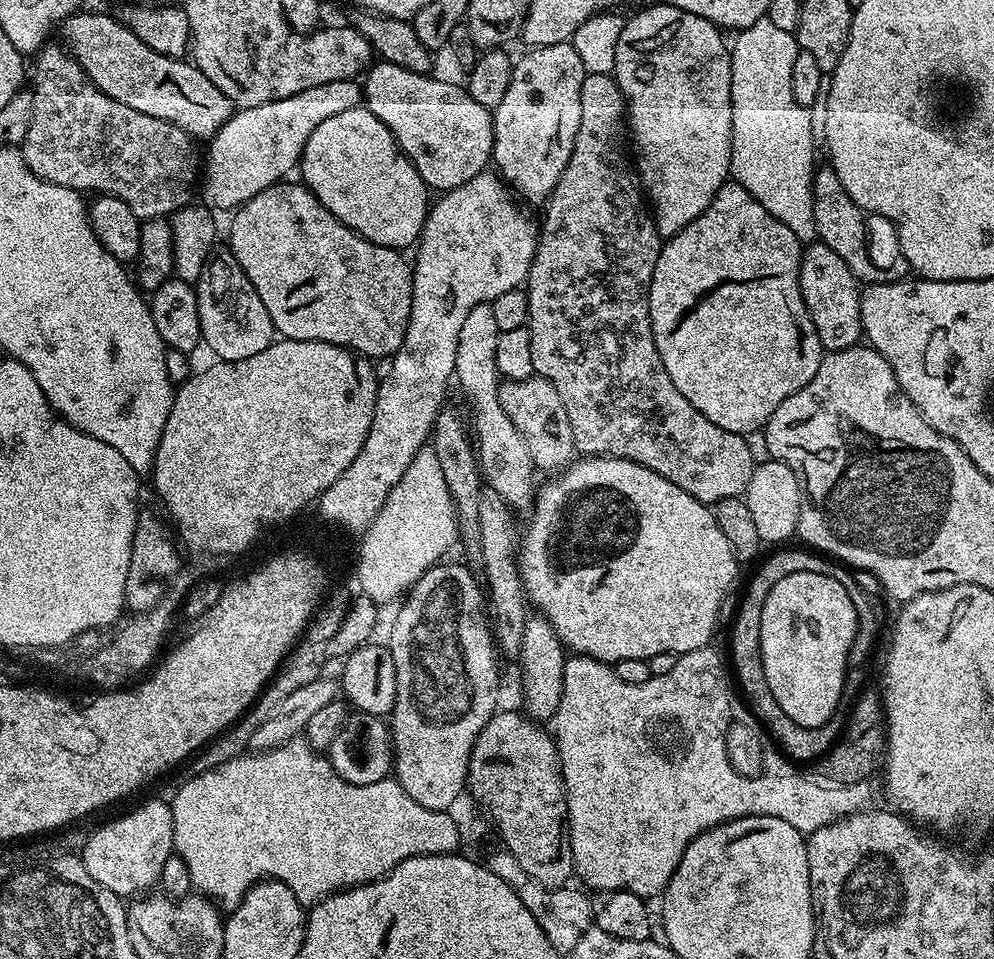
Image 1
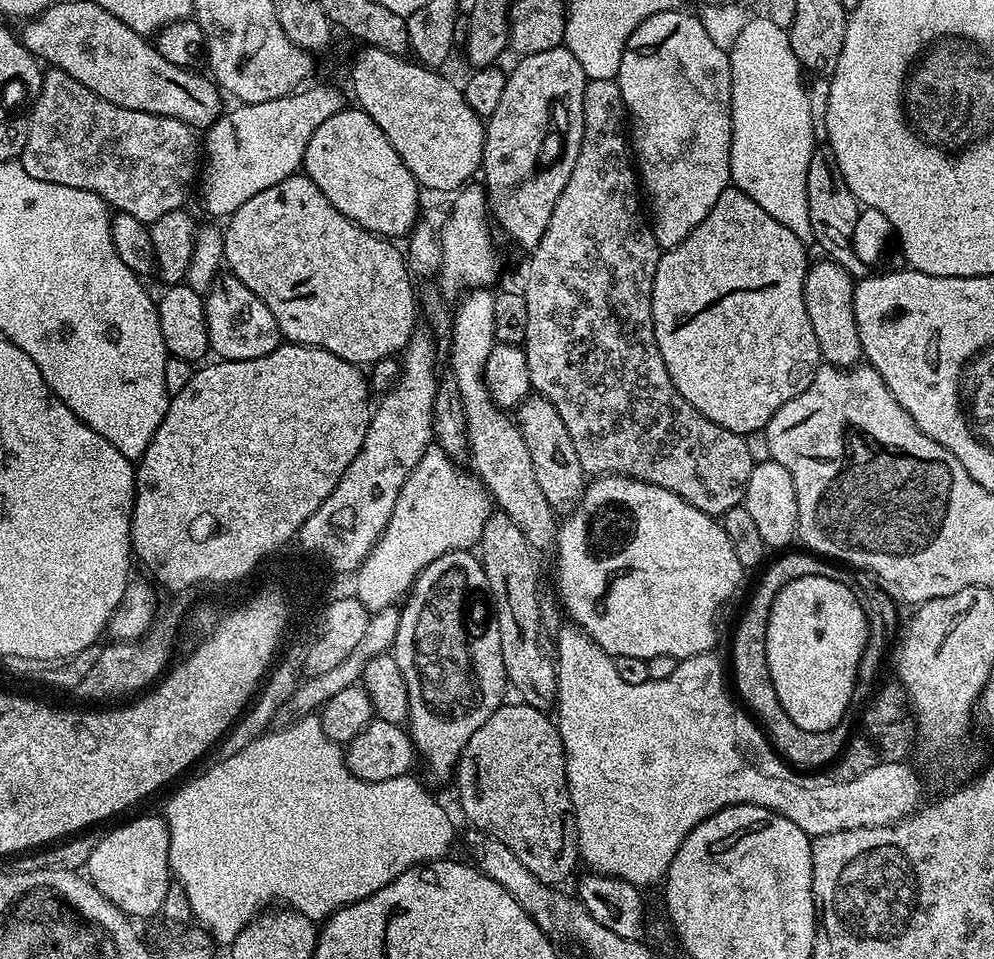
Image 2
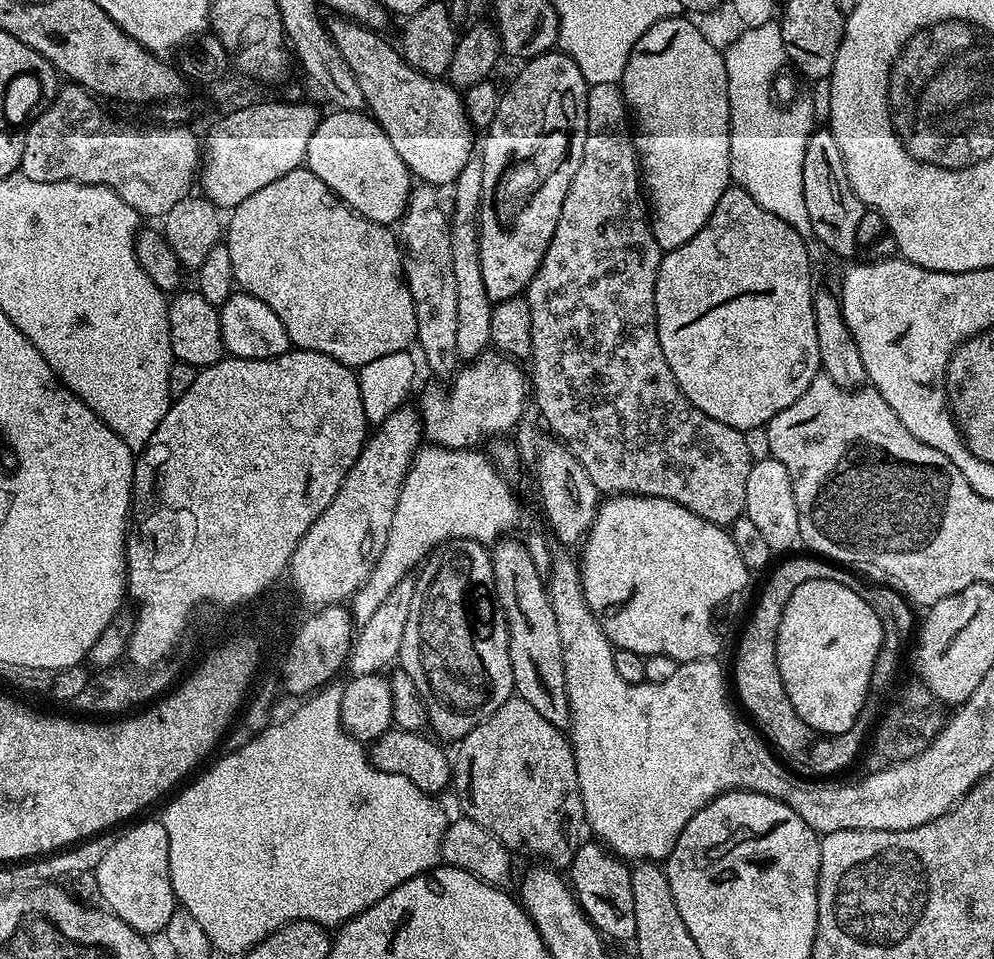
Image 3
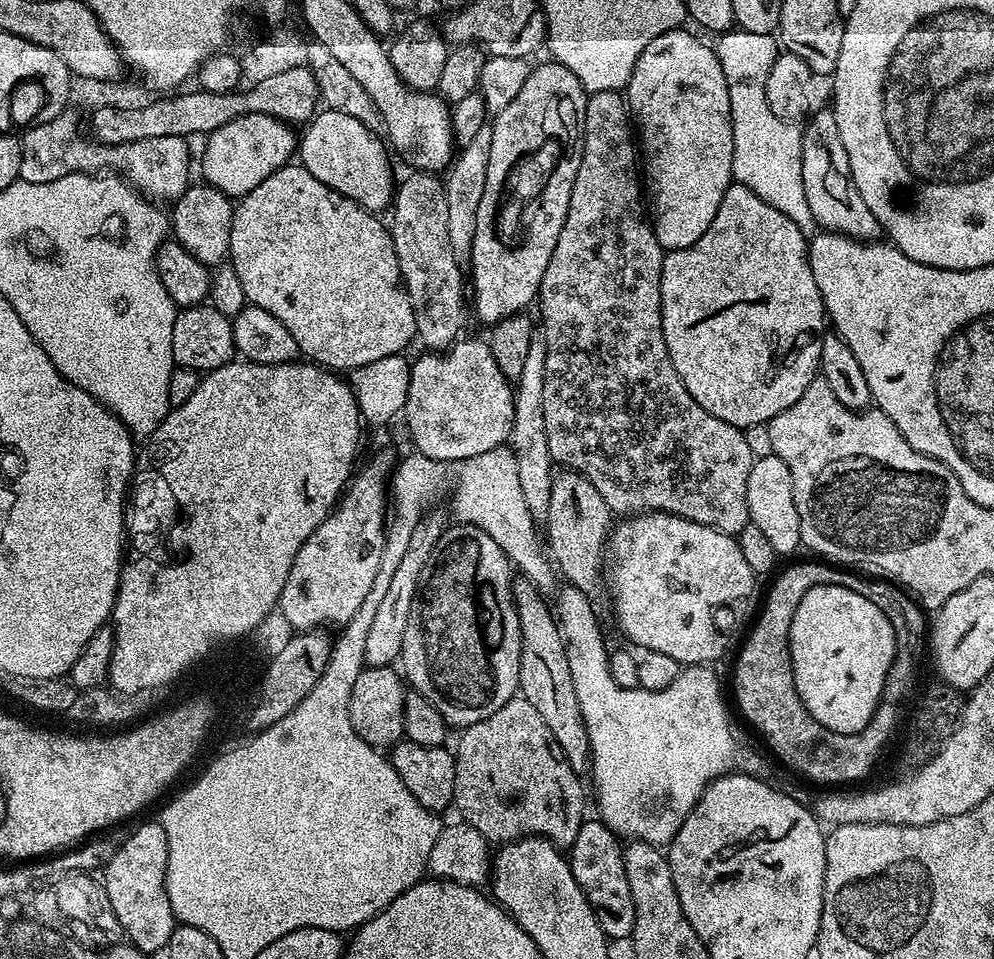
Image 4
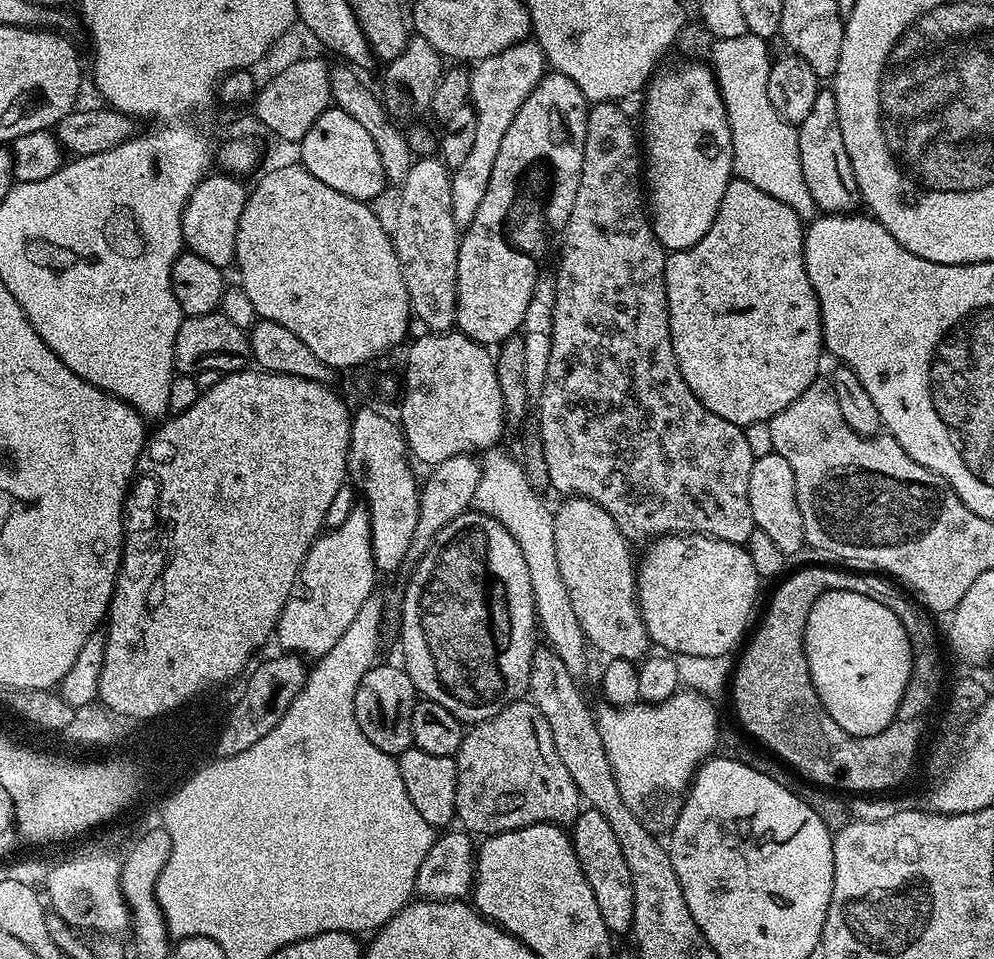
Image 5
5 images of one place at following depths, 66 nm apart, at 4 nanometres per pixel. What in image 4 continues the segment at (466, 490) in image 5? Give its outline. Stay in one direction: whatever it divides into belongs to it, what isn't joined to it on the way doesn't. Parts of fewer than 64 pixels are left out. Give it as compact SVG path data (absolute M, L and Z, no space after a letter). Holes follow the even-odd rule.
M436 511L425 512L424 517L417 522L414 534L410 538L410 546L406 554L402 554L402 562L398 562L398 570L394 570L394 578L390 578L390 587L386 589L386 595L378 606L374 623L370 626L370 635L366 638L364 663L367 667L387 668L395 665L400 659L402 638L406 638L406 622L410 622L410 606L416 600L424 567L432 557L432 548L438 542L438 538L442 538L446 527L443 514Z

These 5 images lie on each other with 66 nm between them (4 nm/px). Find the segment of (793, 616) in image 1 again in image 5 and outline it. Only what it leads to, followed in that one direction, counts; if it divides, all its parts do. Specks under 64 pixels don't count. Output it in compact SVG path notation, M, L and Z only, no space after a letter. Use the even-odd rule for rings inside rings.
M831 592L824 596L816 608L812 608L812 620L808 620L808 660L812 660L812 676L816 679L816 688L820 688L820 696L824 696L824 704L828 704L828 712L854 734L878 734L886 730L892 721L892 708L896 708L896 700L900 700L900 688L904 688L904 679L908 676L908 640L904 640L904 632L900 632L900 624L896 624L896 616L888 612L888 608L880 608L880 604L872 604L872 600L864 600L864 596L852 596L849 592Z

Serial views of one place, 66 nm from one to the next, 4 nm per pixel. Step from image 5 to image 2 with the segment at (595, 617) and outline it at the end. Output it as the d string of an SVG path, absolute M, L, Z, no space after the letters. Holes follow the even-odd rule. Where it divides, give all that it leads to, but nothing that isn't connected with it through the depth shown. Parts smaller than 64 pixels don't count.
M532 394L515 409L514 416L522 438L526 438L526 450L530 450L530 462L534 462L534 478L538 478L542 494L546 494L546 502L556 510L575 505L584 495L586 473L582 462L578 462L578 450L574 450L574 442L570 442L566 422L562 422L558 410L554 410L545 396Z

